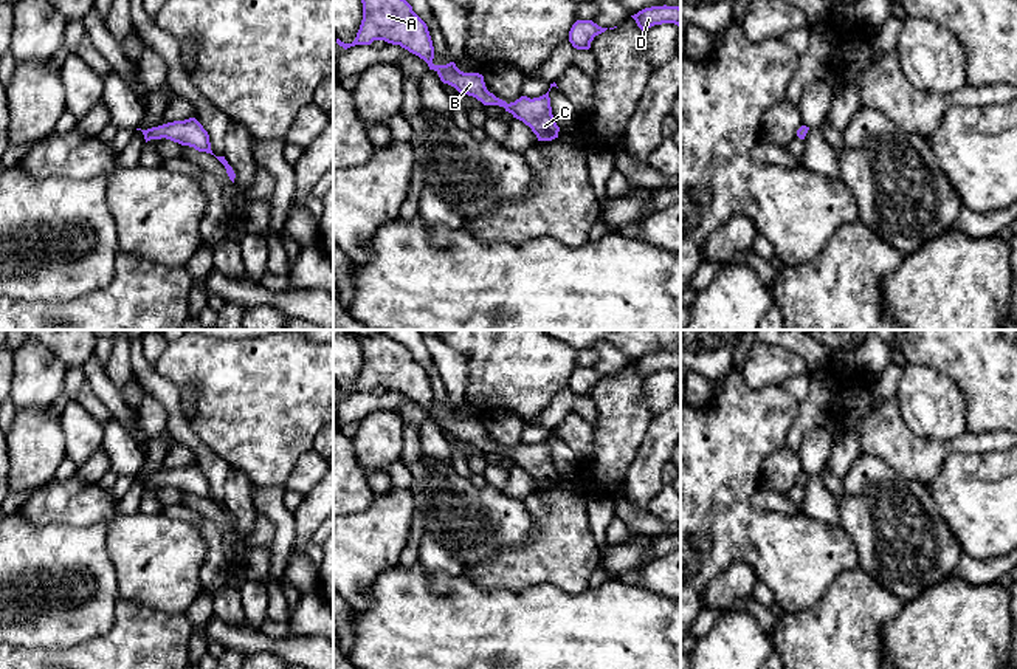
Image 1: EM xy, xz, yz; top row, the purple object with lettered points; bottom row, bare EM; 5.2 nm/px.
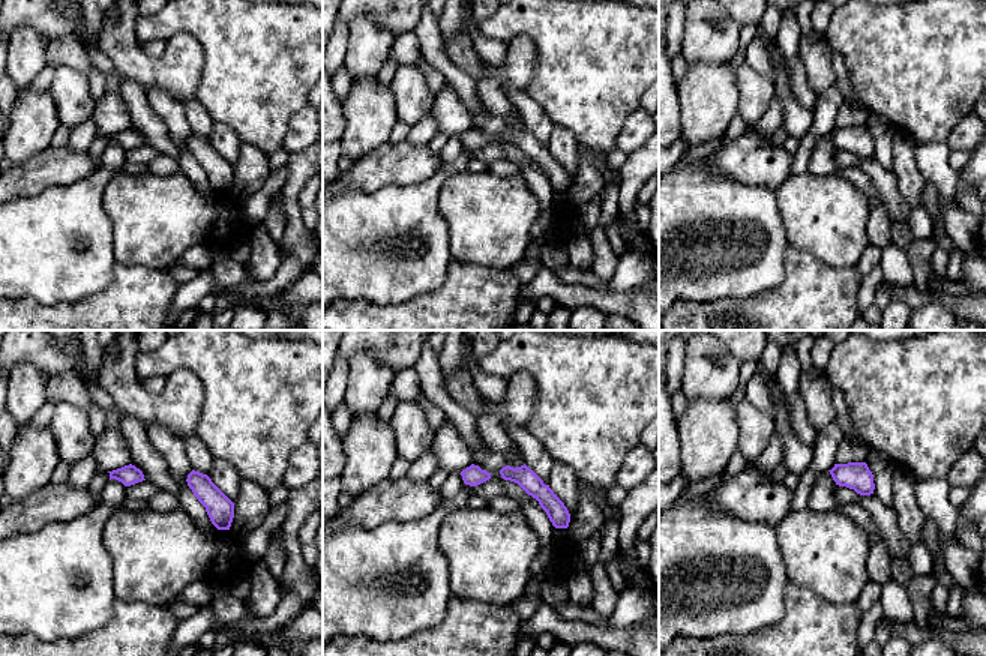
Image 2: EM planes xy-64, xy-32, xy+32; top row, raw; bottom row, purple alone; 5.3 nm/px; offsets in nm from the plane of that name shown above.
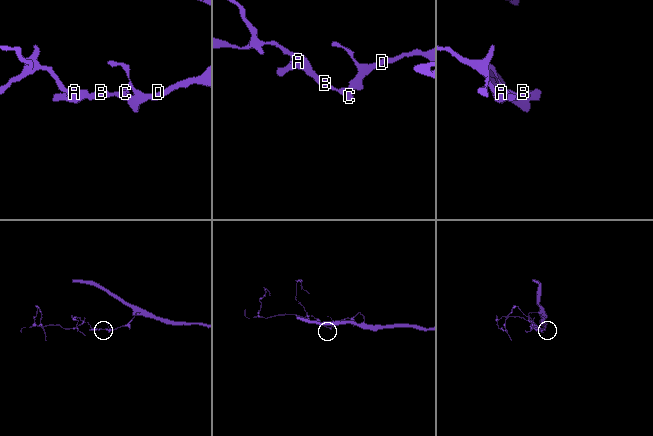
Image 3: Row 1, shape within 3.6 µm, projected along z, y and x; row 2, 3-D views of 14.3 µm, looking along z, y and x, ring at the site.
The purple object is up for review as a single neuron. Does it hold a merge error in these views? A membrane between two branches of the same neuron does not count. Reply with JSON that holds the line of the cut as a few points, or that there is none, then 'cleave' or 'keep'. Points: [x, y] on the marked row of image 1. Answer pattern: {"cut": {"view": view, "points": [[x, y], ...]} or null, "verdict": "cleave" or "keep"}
{"cut": null, "verdict": "keep"}

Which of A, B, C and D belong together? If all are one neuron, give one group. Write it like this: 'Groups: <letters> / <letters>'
Groups: A B C D

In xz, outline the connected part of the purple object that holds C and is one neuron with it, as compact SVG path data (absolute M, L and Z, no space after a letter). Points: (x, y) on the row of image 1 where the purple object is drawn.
M361 0L361 3L363 20L357 37L352 43L336 39L340 46L347 50L355 45L371 45L374 40L400 45L423 59L443 84L454 87L459 93L473 96L484 105L504 107L513 118L529 125L538 141L558 138L560 127L552 115L549 91L533 99L521 96L507 104L487 90L482 74L464 73L454 62L446 65L433 63L434 46L428 26L406 0Z

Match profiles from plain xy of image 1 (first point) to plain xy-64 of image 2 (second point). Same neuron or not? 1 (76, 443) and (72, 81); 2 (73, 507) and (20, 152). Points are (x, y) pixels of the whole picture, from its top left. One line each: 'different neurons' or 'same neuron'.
1: same neuron
2: different neurons

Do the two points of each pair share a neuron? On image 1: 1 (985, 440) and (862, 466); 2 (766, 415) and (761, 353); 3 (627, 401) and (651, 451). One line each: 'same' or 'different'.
1: different
2: different
3: different

